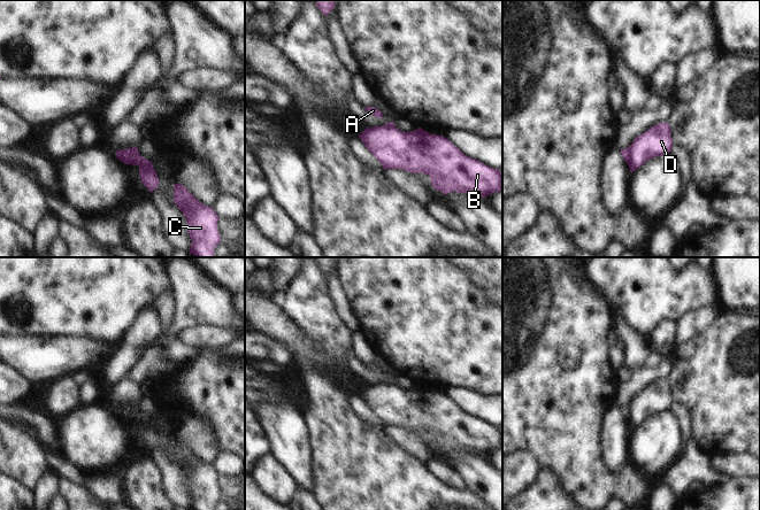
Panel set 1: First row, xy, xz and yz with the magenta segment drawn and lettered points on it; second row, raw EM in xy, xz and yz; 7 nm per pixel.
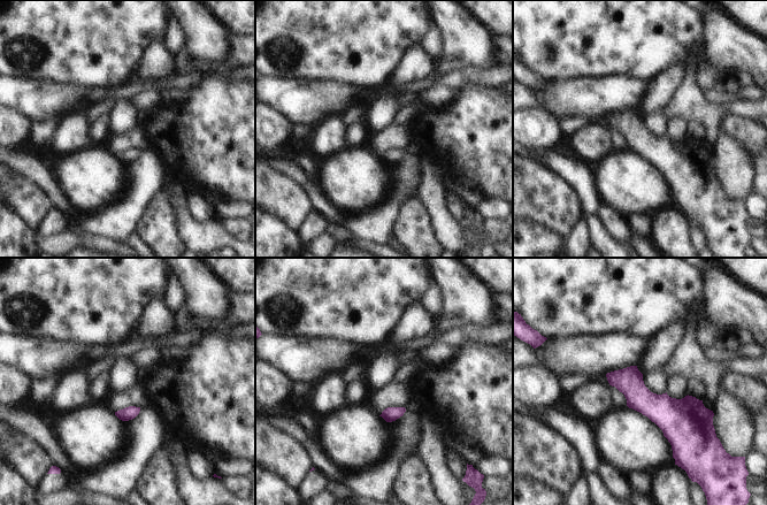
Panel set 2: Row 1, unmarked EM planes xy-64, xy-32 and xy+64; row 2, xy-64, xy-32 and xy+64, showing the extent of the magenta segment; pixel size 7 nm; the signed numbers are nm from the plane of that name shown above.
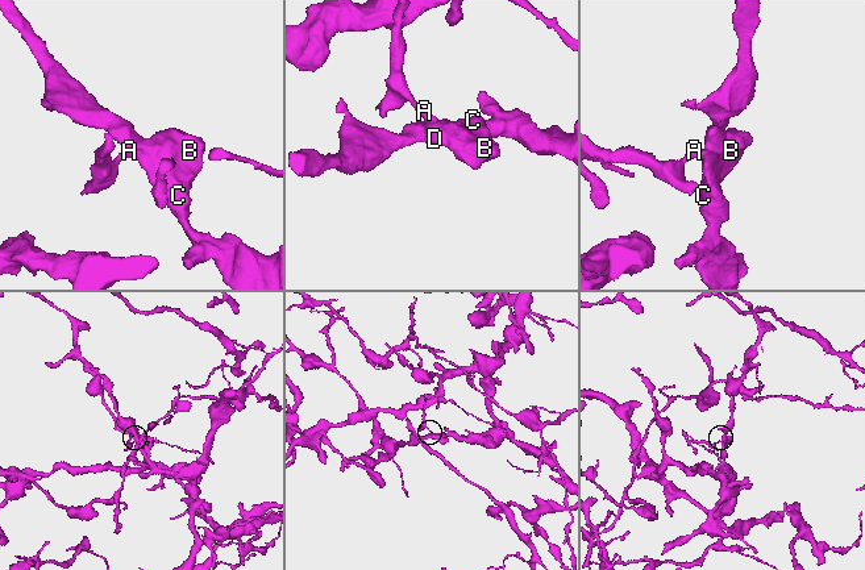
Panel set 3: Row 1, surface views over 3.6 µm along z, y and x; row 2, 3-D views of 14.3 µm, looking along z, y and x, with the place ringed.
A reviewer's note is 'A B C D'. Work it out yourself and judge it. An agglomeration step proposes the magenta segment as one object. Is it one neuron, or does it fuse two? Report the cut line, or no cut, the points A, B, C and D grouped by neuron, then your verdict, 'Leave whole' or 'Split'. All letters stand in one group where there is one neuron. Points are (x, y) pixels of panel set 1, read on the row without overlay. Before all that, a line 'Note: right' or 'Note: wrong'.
Note: wrong
Split along xy (132, 404), (136, 408), (137, 416), (130, 420). Groups: A / B C D. Split.

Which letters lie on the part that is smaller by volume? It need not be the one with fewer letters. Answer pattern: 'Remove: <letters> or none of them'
Remove: A

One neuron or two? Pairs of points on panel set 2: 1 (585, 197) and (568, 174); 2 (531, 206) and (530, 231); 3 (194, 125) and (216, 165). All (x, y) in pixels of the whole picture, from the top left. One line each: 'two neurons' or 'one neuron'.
1: one neuron
2: two neurons
3: one neuron

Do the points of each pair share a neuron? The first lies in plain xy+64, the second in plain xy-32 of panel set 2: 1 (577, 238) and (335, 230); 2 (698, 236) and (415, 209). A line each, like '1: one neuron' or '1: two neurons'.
1: two neurons
2: two neurons

